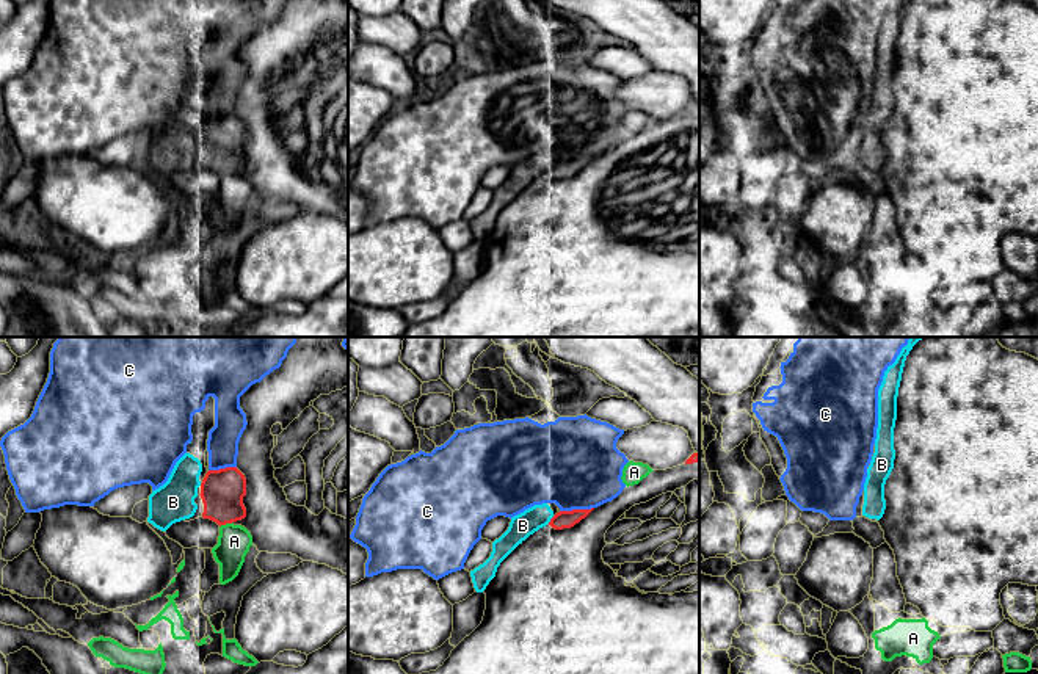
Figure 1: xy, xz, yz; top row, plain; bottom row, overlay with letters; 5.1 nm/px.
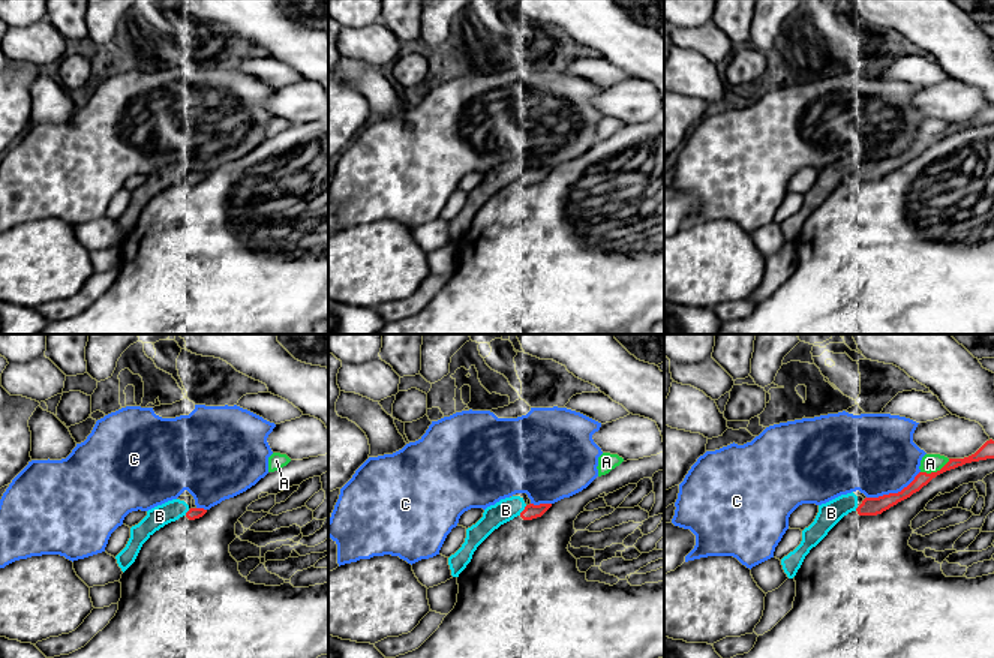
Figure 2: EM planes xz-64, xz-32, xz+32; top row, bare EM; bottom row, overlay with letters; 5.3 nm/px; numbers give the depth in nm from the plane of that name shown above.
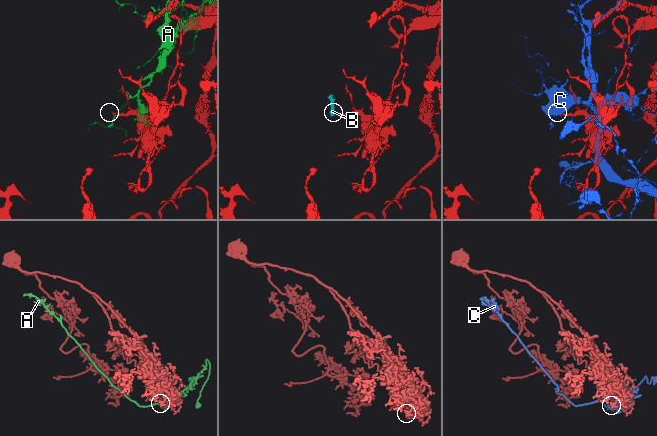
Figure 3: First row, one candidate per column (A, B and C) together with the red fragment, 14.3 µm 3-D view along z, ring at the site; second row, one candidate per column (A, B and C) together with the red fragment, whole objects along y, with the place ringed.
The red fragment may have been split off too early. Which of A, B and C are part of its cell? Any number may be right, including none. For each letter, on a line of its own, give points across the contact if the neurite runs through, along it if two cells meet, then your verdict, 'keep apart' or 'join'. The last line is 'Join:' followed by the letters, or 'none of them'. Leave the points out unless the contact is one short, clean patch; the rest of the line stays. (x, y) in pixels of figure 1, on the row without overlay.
A: keep apart
B: join
C: keep apart
Join: B

